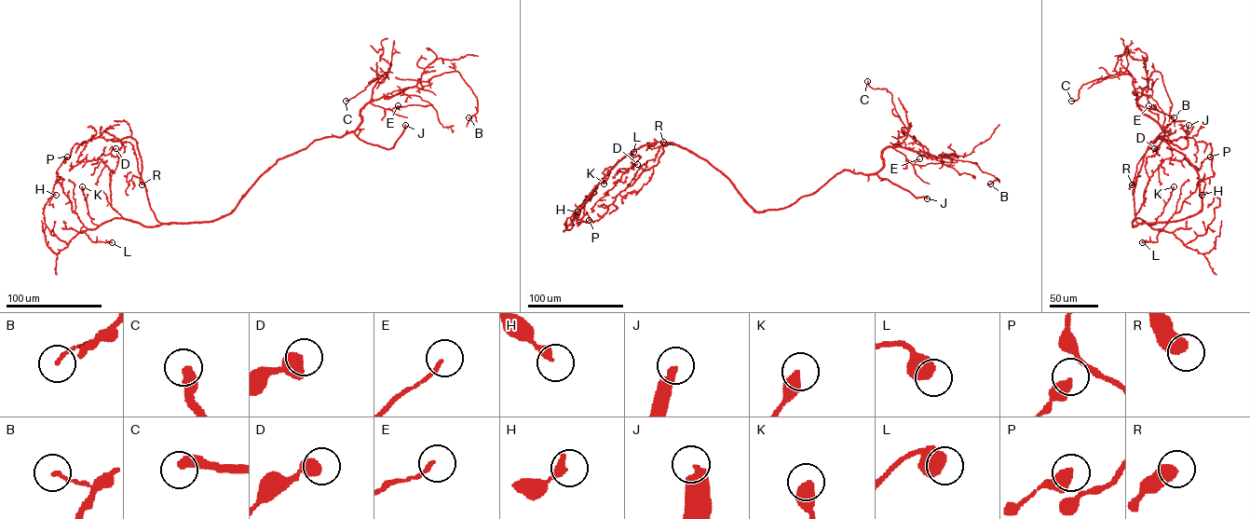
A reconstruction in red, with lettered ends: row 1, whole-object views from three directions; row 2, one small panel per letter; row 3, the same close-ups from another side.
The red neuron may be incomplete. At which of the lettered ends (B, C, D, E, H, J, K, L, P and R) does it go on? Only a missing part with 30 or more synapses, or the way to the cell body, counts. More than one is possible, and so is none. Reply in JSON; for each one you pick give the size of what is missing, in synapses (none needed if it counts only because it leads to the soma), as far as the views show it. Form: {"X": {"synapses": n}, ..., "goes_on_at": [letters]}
{"goes_on_at": ["J"]}

